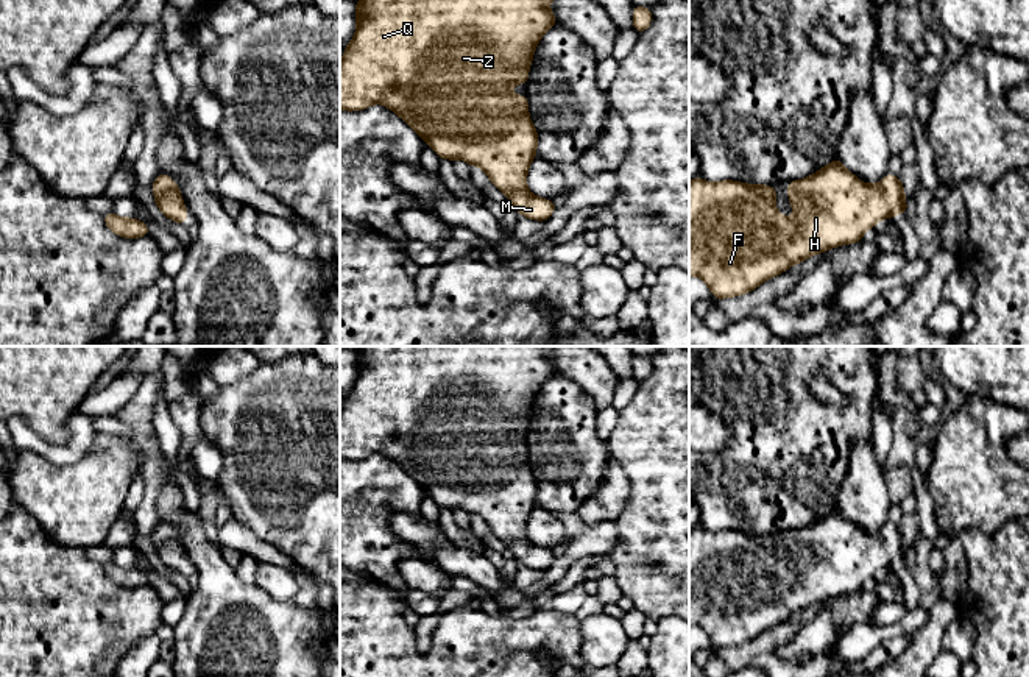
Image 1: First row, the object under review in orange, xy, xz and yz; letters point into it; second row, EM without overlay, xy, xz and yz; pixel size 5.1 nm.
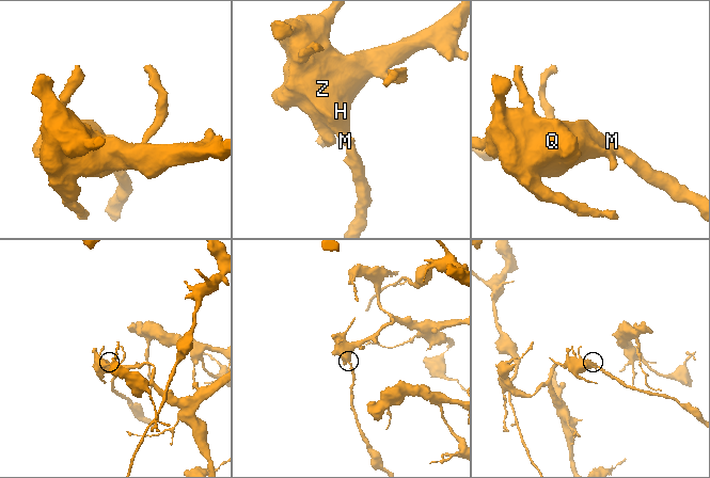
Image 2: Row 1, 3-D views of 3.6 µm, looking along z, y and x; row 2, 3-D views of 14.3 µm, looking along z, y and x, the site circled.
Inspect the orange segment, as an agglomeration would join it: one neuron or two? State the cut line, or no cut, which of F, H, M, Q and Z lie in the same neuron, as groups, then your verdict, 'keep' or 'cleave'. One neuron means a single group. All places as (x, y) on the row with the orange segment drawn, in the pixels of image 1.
no cut | F H M Q Z | keep

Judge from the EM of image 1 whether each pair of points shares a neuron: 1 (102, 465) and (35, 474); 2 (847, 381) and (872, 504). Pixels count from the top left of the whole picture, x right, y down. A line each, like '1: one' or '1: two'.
1: one
2: two

